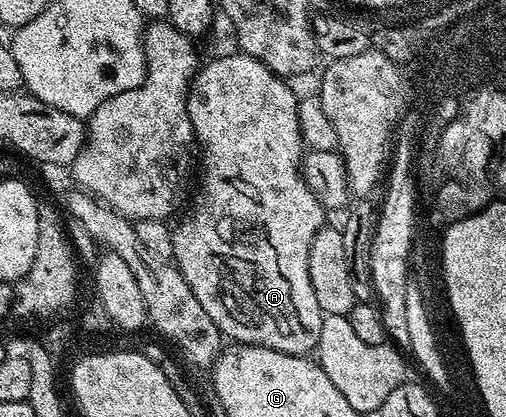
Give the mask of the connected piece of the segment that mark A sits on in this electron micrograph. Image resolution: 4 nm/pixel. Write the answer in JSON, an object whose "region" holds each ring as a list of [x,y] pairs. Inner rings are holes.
{"region":[[[238,50],[232,52],[232,56],[219,56],[216,60],[209,61],[208,64],[206,61],[196,71],[195,78],[187,89],[189,122],[195,131],[198,147],[199,144],[203,147],[203,189],[196,194],[195,205],[192,206],[191,213],[179,225],[174,225],[171,233],[173,264],[179,269],[185,282],[189,282],[189,290],[193,290],[193,294],[197,294],[197,302],[201,302],[205,314],[209,314],[209,318],[213,318],[220,333],[226,339],[228,336],[228,341],[236,344],[265,346],[269,350],[279,350],[281,354],[307,356],[314,353],[319,347],[321,322],[324,317],[321,306],[317,306],[317,298],[313,295],[313,285],[309,283],[309,245],[313,243],[317,230],[325,227],[325,220],[323,220],[325,209],[323,201],[315,197],[313,190],[309,190],[301,171],[305,145],[297,126],[299,96],[287,85],[290,83],[284,77],[269,70],[261,62],[257,62],[257,58],[246,56],[244,52]]]}

